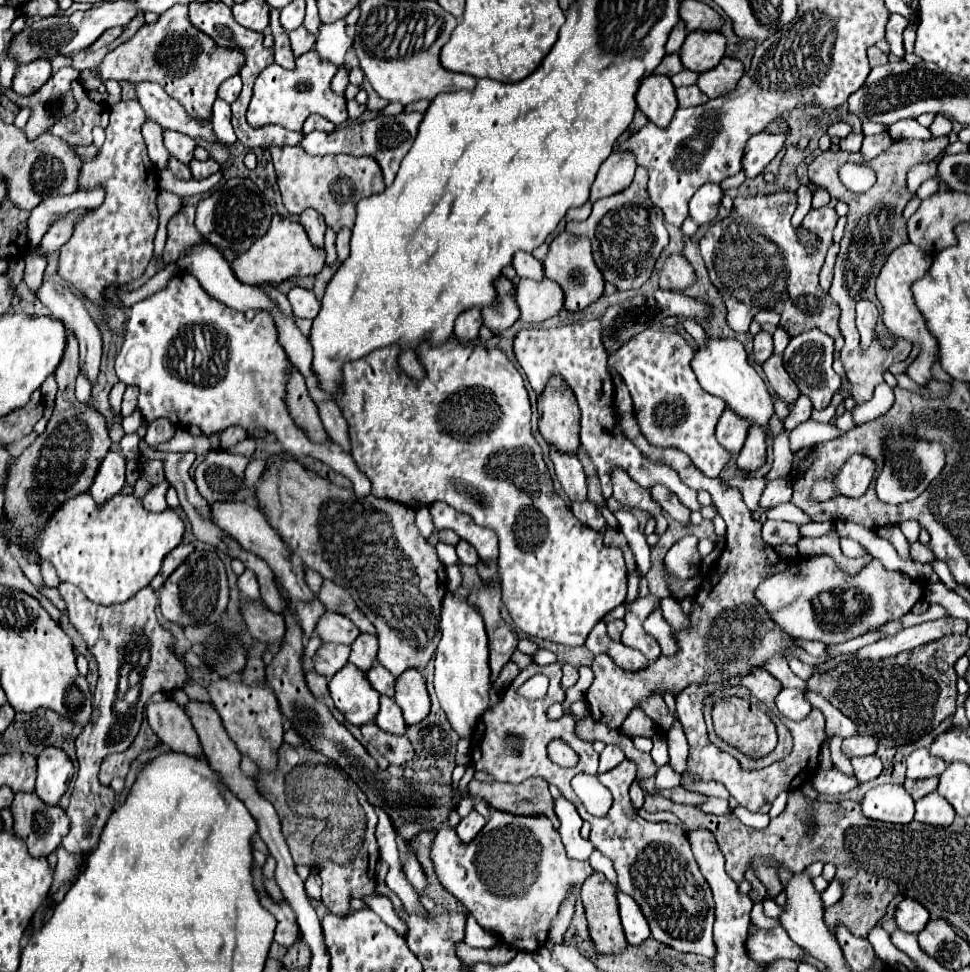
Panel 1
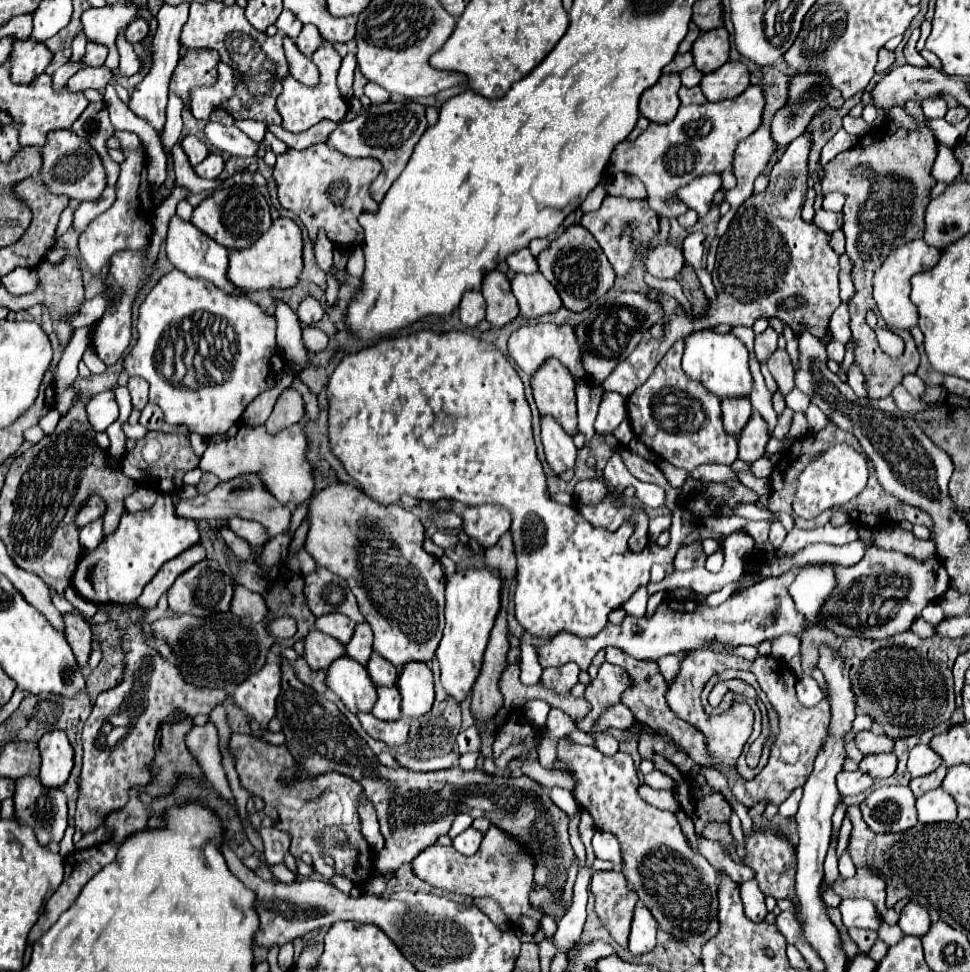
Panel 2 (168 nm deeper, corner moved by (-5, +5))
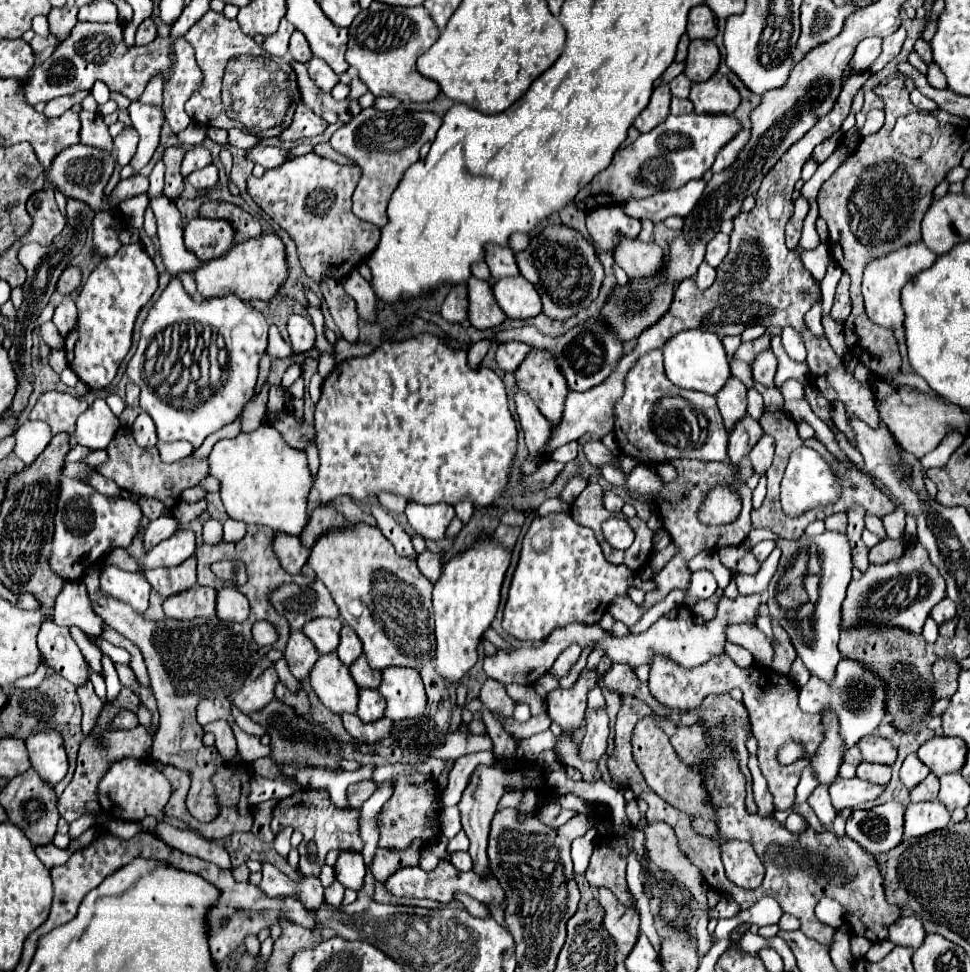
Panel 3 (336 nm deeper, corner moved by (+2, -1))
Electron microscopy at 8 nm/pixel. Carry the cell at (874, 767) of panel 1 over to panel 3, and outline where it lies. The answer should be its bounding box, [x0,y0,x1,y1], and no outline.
[857,761,891,785]

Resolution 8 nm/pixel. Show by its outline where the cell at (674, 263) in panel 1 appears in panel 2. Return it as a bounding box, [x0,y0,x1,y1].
[646,243,684,279]

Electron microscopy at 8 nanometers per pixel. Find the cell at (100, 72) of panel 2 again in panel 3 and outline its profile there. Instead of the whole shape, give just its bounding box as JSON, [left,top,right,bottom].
[43,91,89,117]

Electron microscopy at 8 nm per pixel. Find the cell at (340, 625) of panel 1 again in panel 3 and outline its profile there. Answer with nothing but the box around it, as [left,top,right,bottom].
[303,617,341,655]

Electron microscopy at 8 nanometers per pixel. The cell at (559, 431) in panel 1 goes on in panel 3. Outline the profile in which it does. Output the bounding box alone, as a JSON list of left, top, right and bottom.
[515,349,567,425]

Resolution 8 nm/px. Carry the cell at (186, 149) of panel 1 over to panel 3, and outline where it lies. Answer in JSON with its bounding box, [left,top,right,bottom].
[181,145,211,177]

